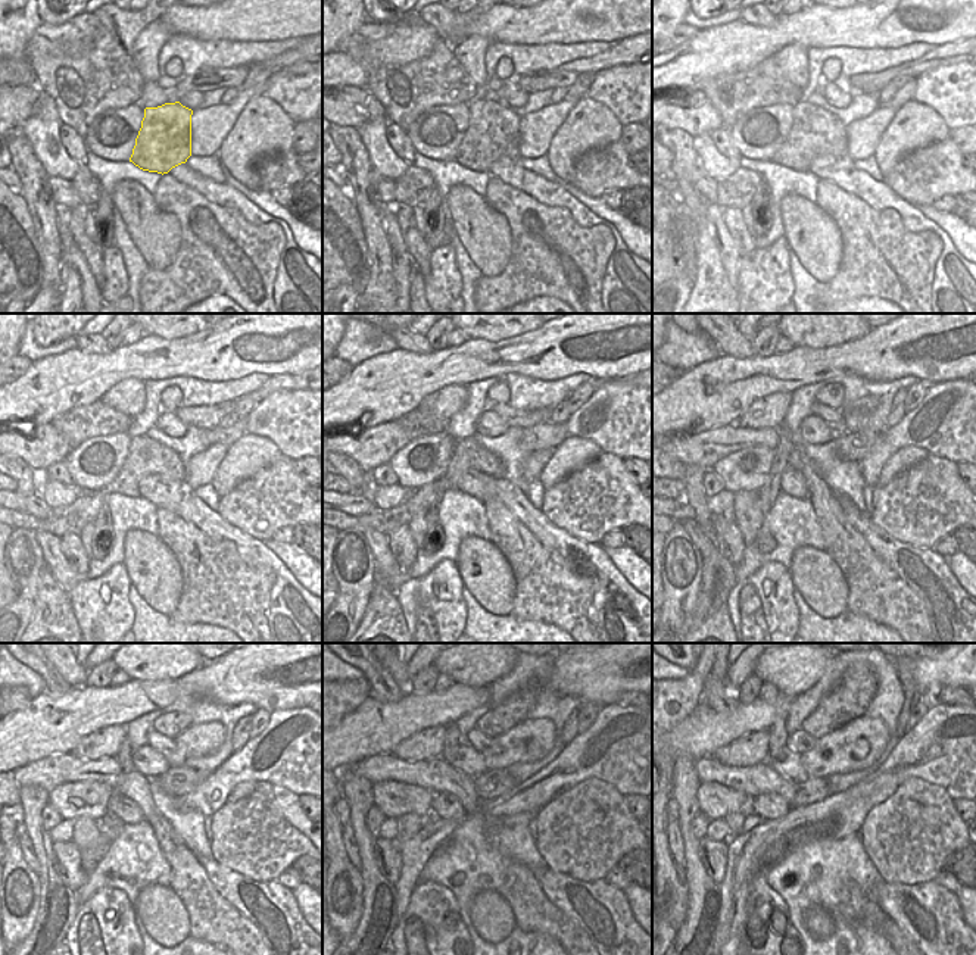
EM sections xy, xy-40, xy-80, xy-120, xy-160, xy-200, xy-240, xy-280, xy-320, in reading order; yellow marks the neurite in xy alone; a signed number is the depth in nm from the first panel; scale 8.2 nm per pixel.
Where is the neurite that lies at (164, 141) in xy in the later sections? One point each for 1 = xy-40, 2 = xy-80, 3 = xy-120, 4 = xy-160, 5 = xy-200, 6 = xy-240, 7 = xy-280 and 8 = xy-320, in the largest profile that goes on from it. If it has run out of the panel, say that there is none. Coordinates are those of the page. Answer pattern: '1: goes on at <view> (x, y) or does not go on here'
1: goes on at xy-40 (492, 134)
2: goes on at xy-80 (814, 131)
3: goes on at xy-120 (146, 456)
4: goes on at xy-160 (468, 455)
5: goes on at xy-200 (785, 448)
6: goes on at xy-240 (124, 757)
7: goes on at xy-280 (452, 735)
8: goes on at xy-320 (778, 730)

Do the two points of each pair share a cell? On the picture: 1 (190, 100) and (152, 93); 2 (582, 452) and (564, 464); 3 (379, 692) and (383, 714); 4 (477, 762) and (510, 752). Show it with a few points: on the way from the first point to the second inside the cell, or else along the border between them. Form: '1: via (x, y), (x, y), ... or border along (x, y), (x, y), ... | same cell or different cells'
1: border along (202, 91), (187, 91), (178, 100) | different cells
2: via (577, 452), (568, 459) | same cell
3: border along (407, 692), (395, 701), (377, 701), (370, 696) | different cells
4: border along (482, 754), (488, 768) | different cells

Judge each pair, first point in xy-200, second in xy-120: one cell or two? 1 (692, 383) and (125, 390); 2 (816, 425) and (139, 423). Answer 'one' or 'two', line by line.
1: two
2: two

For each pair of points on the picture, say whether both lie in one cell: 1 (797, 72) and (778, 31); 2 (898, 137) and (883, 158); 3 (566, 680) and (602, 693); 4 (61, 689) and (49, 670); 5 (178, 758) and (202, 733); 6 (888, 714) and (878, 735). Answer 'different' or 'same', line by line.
1: different
2: same
3: same
4: same
5: same
6: different

